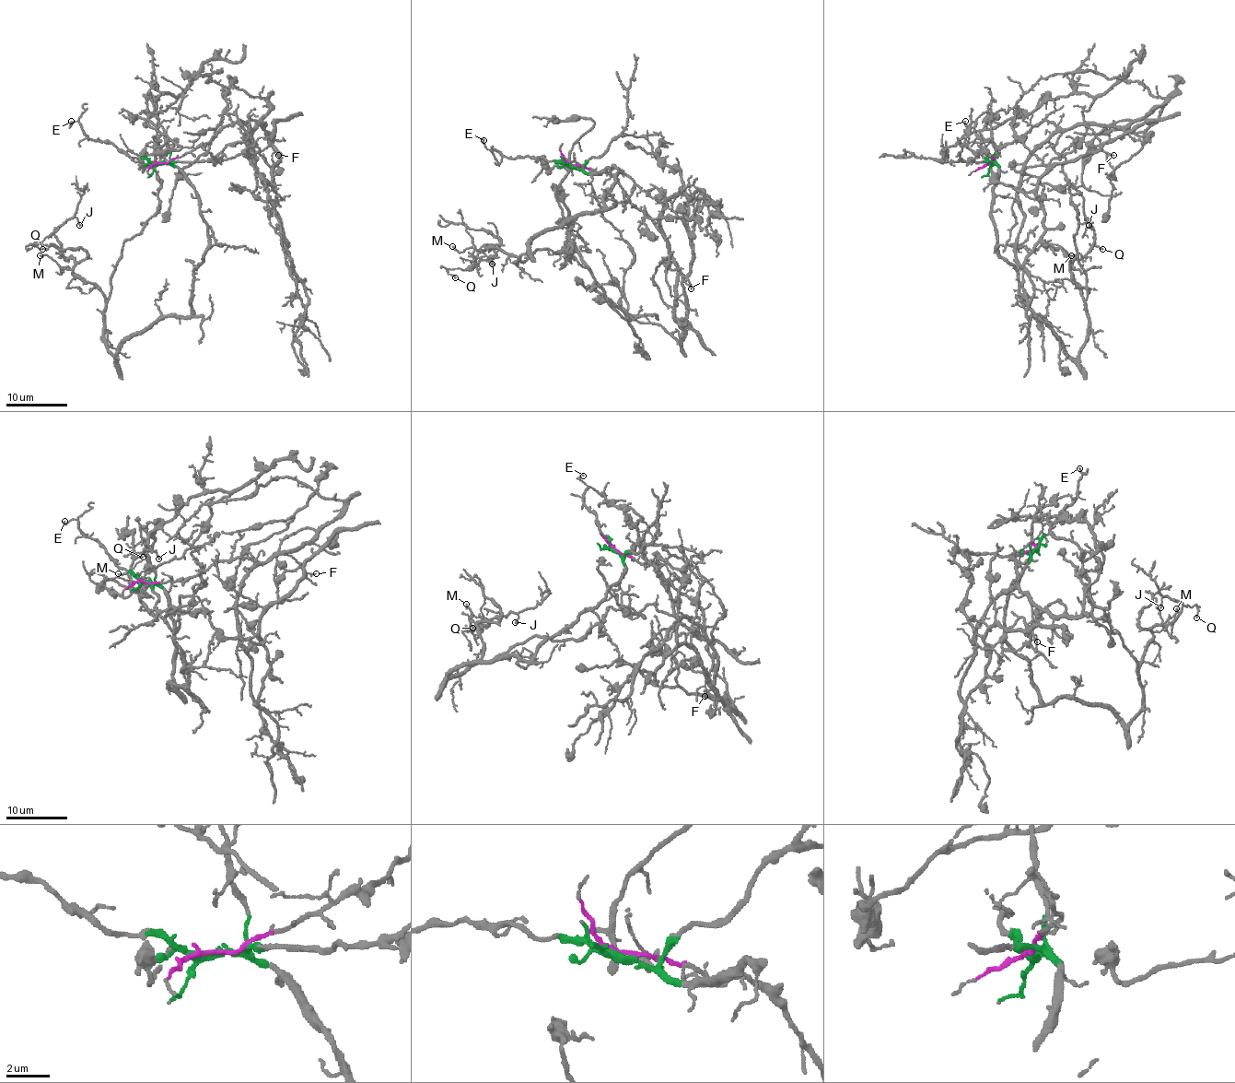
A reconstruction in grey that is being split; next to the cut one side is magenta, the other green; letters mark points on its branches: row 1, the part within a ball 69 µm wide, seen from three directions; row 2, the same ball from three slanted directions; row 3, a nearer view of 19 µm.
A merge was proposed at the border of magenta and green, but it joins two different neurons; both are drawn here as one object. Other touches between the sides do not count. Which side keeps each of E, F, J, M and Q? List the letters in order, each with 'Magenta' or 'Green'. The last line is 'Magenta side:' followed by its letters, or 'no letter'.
E: Green
F: Magenta
J: Green
M: Green
Q: Green
Magenta side: F

